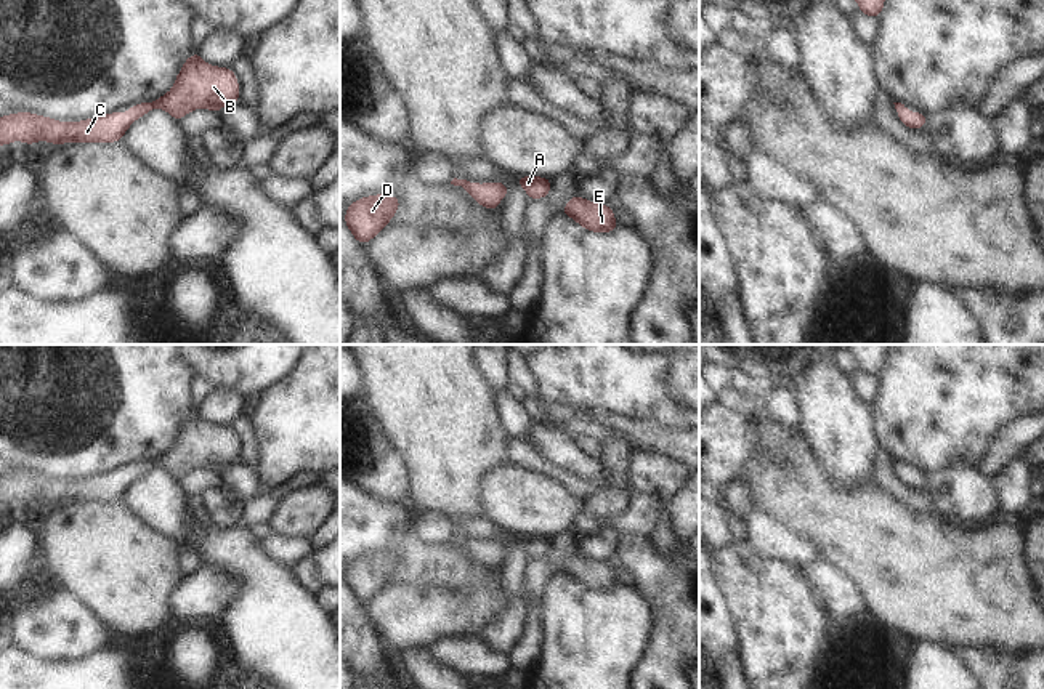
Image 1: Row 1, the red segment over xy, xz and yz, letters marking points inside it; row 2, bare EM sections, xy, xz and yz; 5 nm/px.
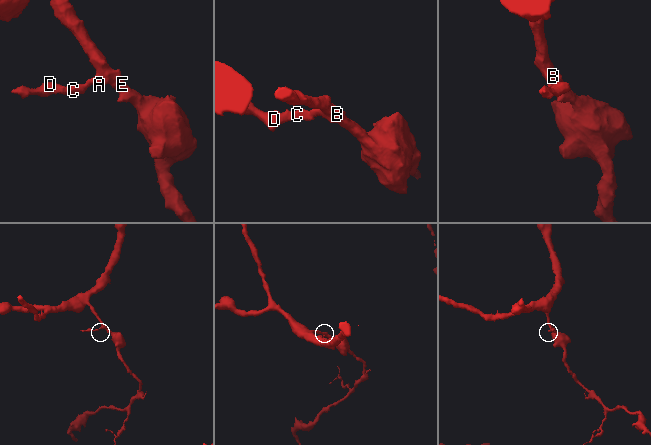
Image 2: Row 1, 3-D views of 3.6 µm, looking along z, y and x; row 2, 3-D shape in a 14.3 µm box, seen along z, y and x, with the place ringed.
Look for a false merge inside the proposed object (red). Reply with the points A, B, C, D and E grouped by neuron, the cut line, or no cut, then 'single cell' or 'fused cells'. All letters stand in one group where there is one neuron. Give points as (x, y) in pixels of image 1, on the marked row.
A B C D E | no cut | single cell

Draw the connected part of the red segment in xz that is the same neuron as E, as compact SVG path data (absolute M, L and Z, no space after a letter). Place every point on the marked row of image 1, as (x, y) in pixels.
M577 194L568 200L561 213L592 232L614 232L617 229L613 208L606 203L585 200Z

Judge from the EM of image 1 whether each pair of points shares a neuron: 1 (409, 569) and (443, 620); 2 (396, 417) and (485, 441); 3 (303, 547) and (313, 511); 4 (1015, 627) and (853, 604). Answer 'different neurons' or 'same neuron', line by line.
1: different neurons
2: same neuron
3: different neurons
4: different neurons

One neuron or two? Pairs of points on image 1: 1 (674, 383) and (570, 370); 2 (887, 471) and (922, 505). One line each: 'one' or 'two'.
1: two
2: one

